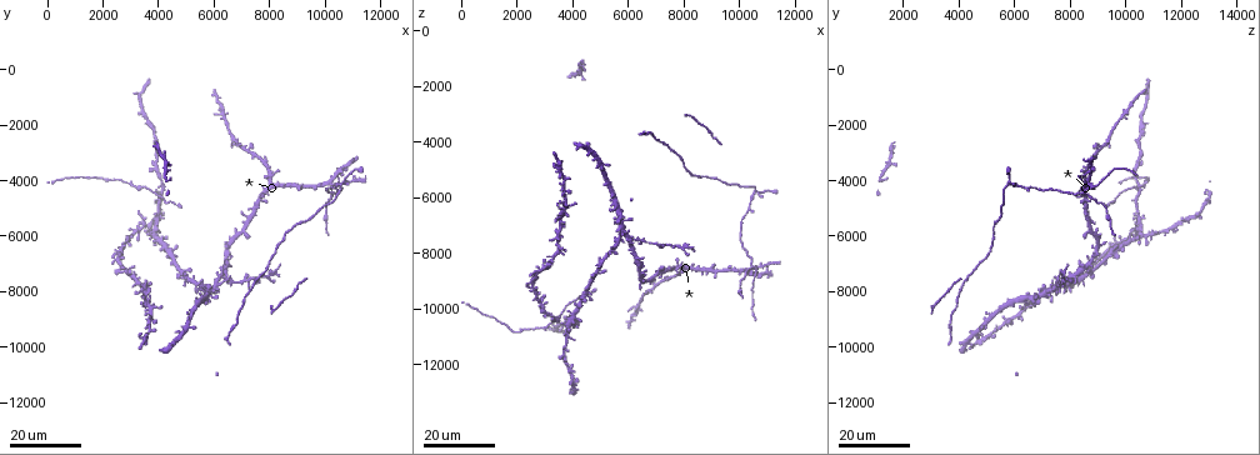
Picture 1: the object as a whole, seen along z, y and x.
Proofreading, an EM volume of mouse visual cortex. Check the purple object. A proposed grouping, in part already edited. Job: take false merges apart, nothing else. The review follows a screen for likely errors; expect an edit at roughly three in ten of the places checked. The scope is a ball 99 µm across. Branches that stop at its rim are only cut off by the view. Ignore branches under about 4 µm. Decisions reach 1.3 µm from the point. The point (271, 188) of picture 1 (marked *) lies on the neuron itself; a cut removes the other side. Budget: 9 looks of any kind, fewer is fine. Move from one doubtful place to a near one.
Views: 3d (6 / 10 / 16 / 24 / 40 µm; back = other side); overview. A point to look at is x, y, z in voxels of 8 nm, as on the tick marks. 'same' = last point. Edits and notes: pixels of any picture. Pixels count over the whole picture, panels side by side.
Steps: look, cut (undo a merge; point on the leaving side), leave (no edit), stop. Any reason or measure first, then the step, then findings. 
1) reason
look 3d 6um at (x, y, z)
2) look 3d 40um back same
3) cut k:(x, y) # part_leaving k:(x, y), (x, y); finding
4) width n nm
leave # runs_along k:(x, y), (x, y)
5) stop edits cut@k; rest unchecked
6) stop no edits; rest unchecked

three-way junction
look 3d 24um at (10300, 4300, 6300)

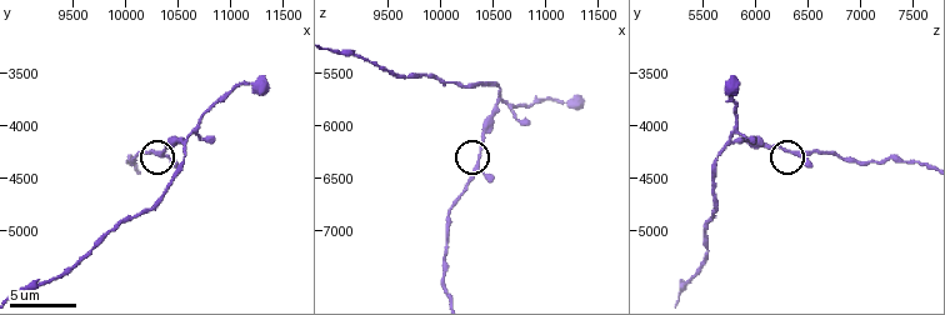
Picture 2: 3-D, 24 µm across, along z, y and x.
look 3d 10um at (10380, 4220, 6340)

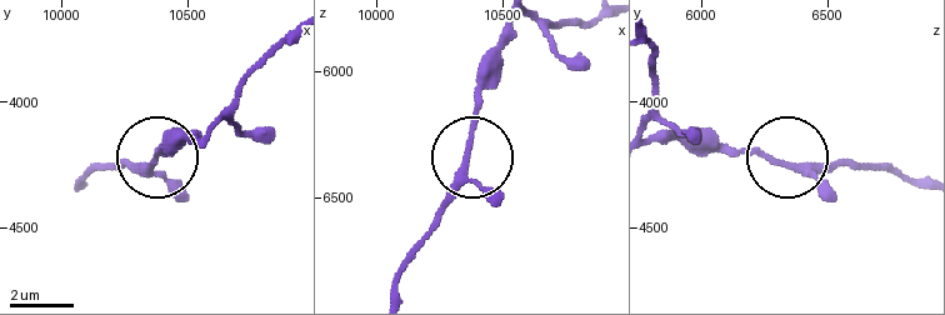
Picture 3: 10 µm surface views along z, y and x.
leave # runs_along 3:(394, 291), (466, 154), (478, 76); continuous, no second neuron

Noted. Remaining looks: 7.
arms part here
look 3d 16um at (3500, 5600, 10300)

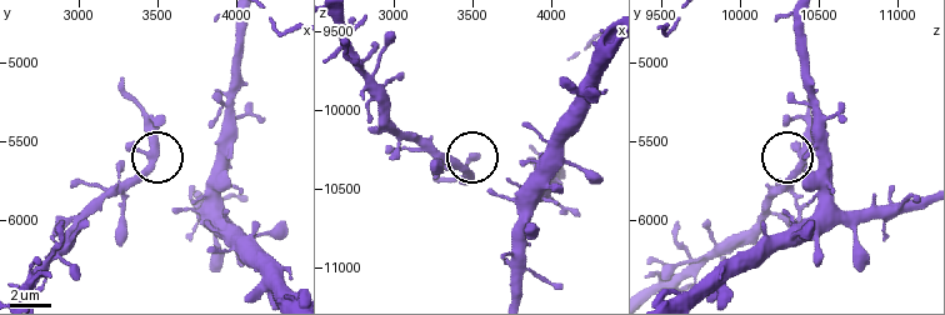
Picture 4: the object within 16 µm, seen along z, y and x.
look 3d 10um at (3440, 5680, 10360)

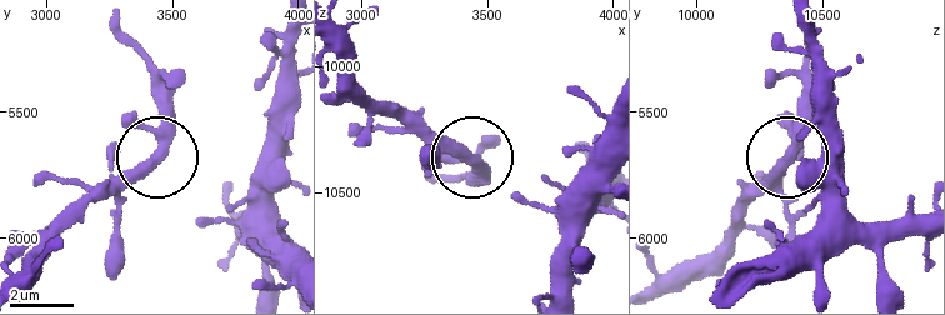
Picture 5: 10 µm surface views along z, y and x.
width 310 nm
leave # continuous, no second neuron

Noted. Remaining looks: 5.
look 3d 16um at (5200, 9400, 4700)

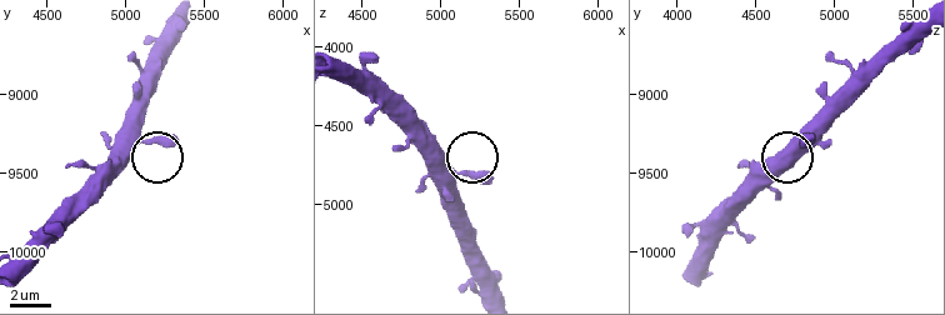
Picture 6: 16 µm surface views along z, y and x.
look 3d 10um at (5100, 9300, 4780)

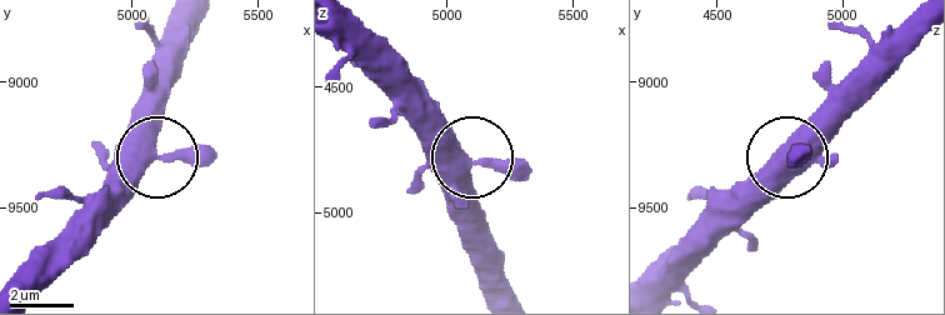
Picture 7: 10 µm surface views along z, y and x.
leave # all the same neuron

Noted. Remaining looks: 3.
two arms in line, one across
look 3d 16um at (10500, 4300, 8900)

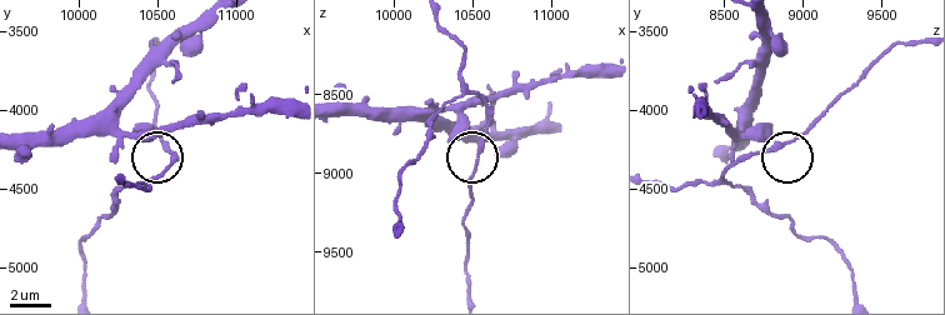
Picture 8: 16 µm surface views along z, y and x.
closer look
look 3d 6um at (10560, 4220, 8820)

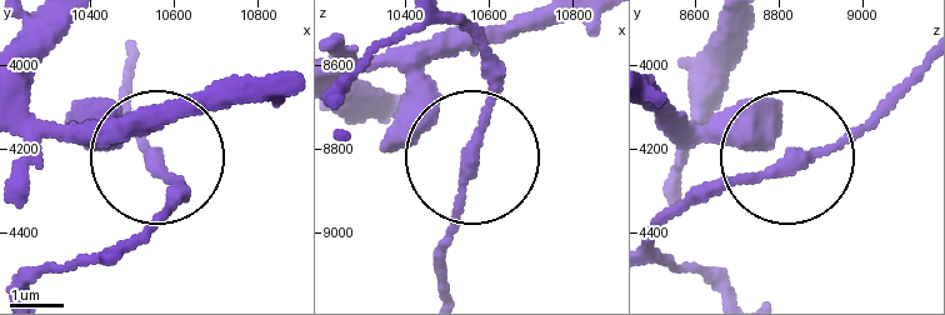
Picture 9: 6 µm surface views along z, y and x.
arms 3
leave # continuous, no second neuron

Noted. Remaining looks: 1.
stop no edits; rest unchecked

